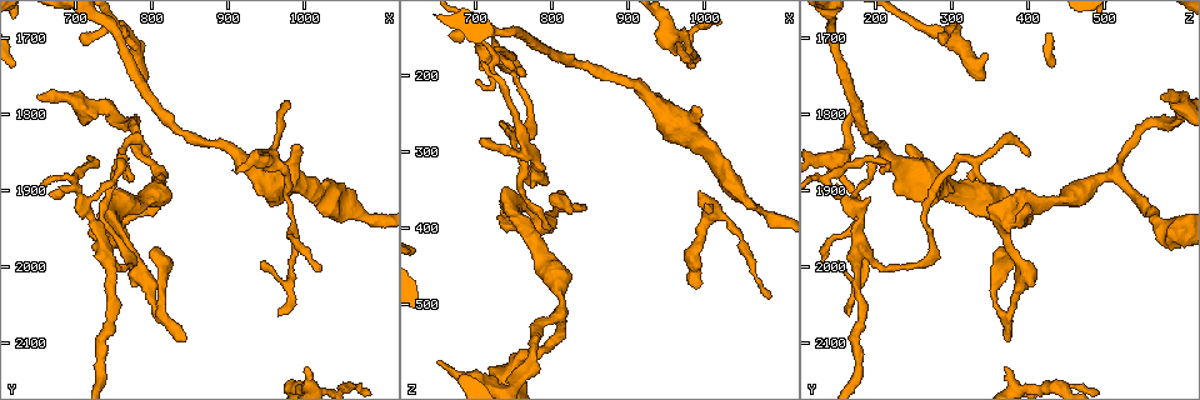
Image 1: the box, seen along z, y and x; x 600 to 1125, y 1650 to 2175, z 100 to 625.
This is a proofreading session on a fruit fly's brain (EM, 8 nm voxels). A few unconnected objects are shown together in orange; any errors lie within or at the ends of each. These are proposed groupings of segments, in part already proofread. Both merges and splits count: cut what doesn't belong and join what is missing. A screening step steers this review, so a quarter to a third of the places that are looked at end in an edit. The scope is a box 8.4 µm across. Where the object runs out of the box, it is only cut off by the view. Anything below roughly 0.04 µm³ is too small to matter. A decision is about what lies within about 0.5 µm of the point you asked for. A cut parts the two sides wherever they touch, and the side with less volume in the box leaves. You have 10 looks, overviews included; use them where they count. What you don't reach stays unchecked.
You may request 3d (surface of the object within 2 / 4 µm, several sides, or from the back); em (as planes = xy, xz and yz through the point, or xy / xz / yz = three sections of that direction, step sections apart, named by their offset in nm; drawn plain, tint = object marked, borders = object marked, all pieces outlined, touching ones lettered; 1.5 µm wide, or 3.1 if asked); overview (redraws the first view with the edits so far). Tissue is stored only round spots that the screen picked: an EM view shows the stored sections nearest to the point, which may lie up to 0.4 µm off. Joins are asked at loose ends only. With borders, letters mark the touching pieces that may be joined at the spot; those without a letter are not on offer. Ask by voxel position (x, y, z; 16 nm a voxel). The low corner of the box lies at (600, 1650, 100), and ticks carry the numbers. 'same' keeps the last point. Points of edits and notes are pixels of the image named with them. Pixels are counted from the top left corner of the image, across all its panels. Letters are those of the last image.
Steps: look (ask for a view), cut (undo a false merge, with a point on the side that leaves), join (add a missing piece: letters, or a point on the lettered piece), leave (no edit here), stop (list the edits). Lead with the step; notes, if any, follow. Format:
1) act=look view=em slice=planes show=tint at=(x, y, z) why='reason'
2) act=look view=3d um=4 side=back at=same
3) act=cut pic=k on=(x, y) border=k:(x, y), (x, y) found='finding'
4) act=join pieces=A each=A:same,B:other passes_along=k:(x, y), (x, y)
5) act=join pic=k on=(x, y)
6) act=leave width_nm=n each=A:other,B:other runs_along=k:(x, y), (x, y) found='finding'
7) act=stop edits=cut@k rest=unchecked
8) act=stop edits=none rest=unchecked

act=look view=em slice=yz step=8 show=borders at=(975, 1785, 180) why='tapers out'

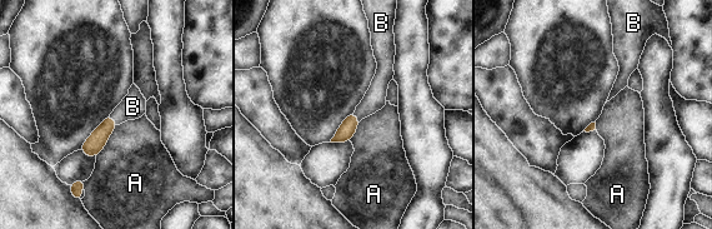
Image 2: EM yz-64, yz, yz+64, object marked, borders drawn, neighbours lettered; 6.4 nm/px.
act=look view=em slice=planes show=borders at=same why='cut it another way'

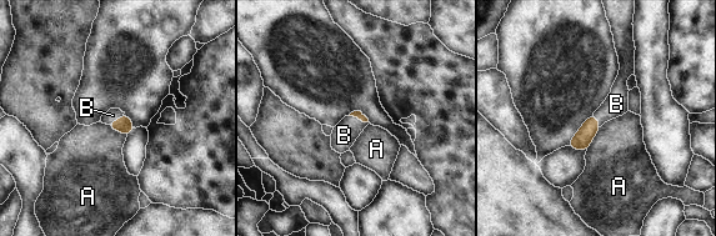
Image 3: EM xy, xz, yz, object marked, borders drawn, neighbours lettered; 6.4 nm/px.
act=join pieces=B each=A:other,B:same passes_along=3:(124, 125), (115, 121), (113, 115) found='it goes on there'

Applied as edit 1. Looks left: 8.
act=look view=overview

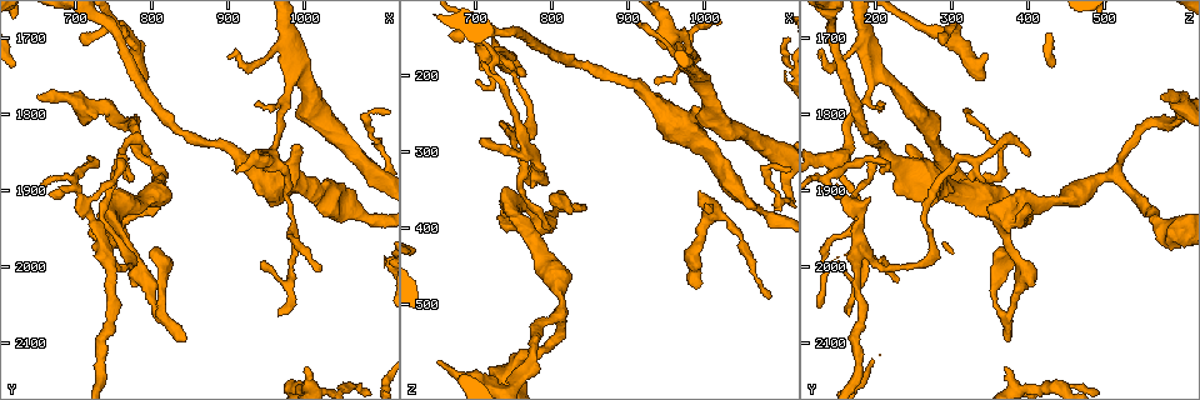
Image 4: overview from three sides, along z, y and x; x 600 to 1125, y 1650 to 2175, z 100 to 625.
act=look view=3d um=4 at=(985, 1890, 275) why='arms part here'

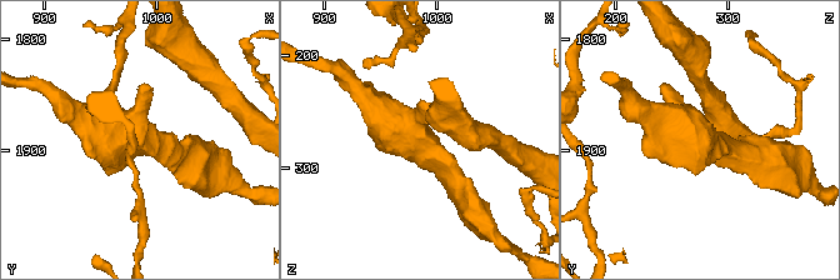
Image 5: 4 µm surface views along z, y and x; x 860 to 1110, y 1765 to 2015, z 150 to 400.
act=look view=em slice=xy step=4 show=tint at=(984, 1890, 274) why='now the EM'

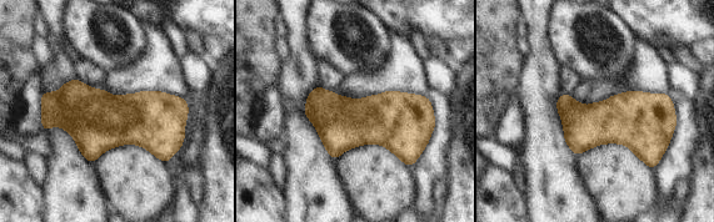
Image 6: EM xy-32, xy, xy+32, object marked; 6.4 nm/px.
act=look view=em slice=planes show=borders at=same why='cut it another way'

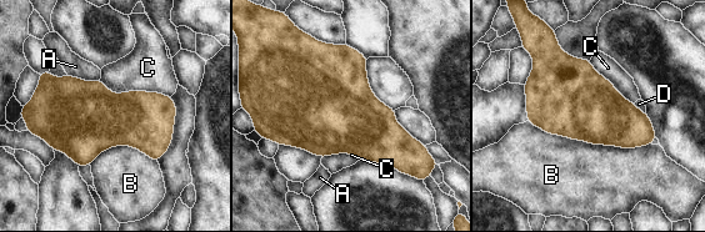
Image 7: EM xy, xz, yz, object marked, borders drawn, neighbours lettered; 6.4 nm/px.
act=leave longest_contact=B:800nm each=A:other,B:other,C:other,D:other border=7:(528, 120), (593, 144), (650, 144) found='all the same cell'

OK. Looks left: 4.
act=look view=3d um=2 at=(760, 1855, 200)

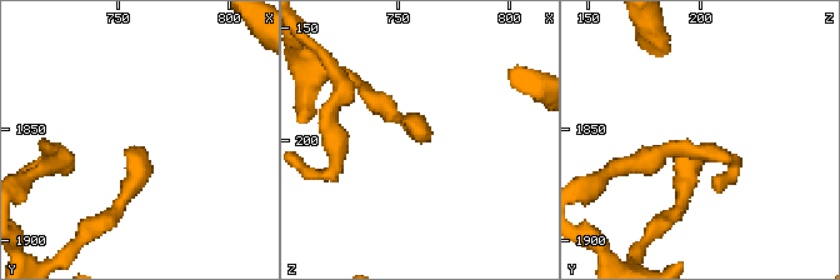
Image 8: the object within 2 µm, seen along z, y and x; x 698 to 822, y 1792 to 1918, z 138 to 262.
act=look view=em slice=planes show=borders at=(761, 1857, 196) why='now the EM'

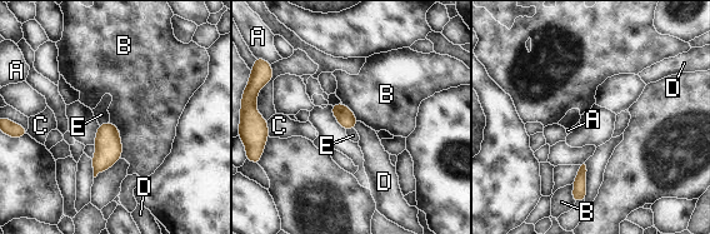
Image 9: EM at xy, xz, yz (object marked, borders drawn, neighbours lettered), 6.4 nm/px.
act=leave longest_contact=B:150nm each=A:other,B:other,C:other,D:other,E:other border=9:(109, 122), (99, 125) found='no lettered piece goes on from it'

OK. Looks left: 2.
act=look view=3d um=4 at=(800, 1850, 400) why='branch stops here'

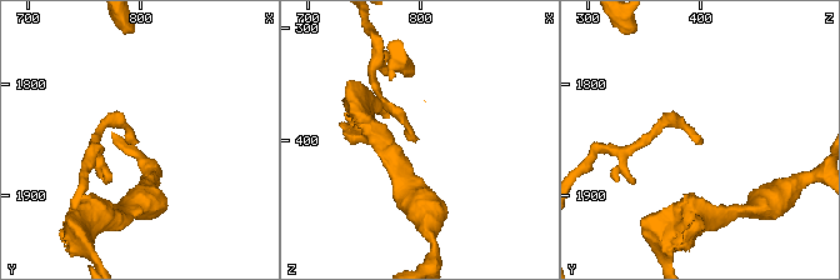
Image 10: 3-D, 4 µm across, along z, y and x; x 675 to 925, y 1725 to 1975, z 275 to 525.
act=look view=em slice=planes show=borders at=(800, 1852, 398) why='need the tissue'

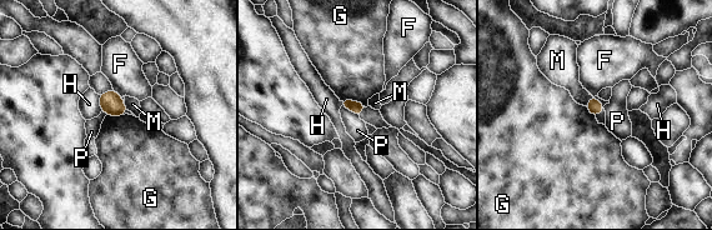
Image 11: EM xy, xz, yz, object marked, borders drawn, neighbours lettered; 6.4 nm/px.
act=leave each=F:other,G:other,H:other,M:other,P:other found='none of them fits'

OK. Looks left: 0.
act=stop edits=join@3 rest=unchecked

